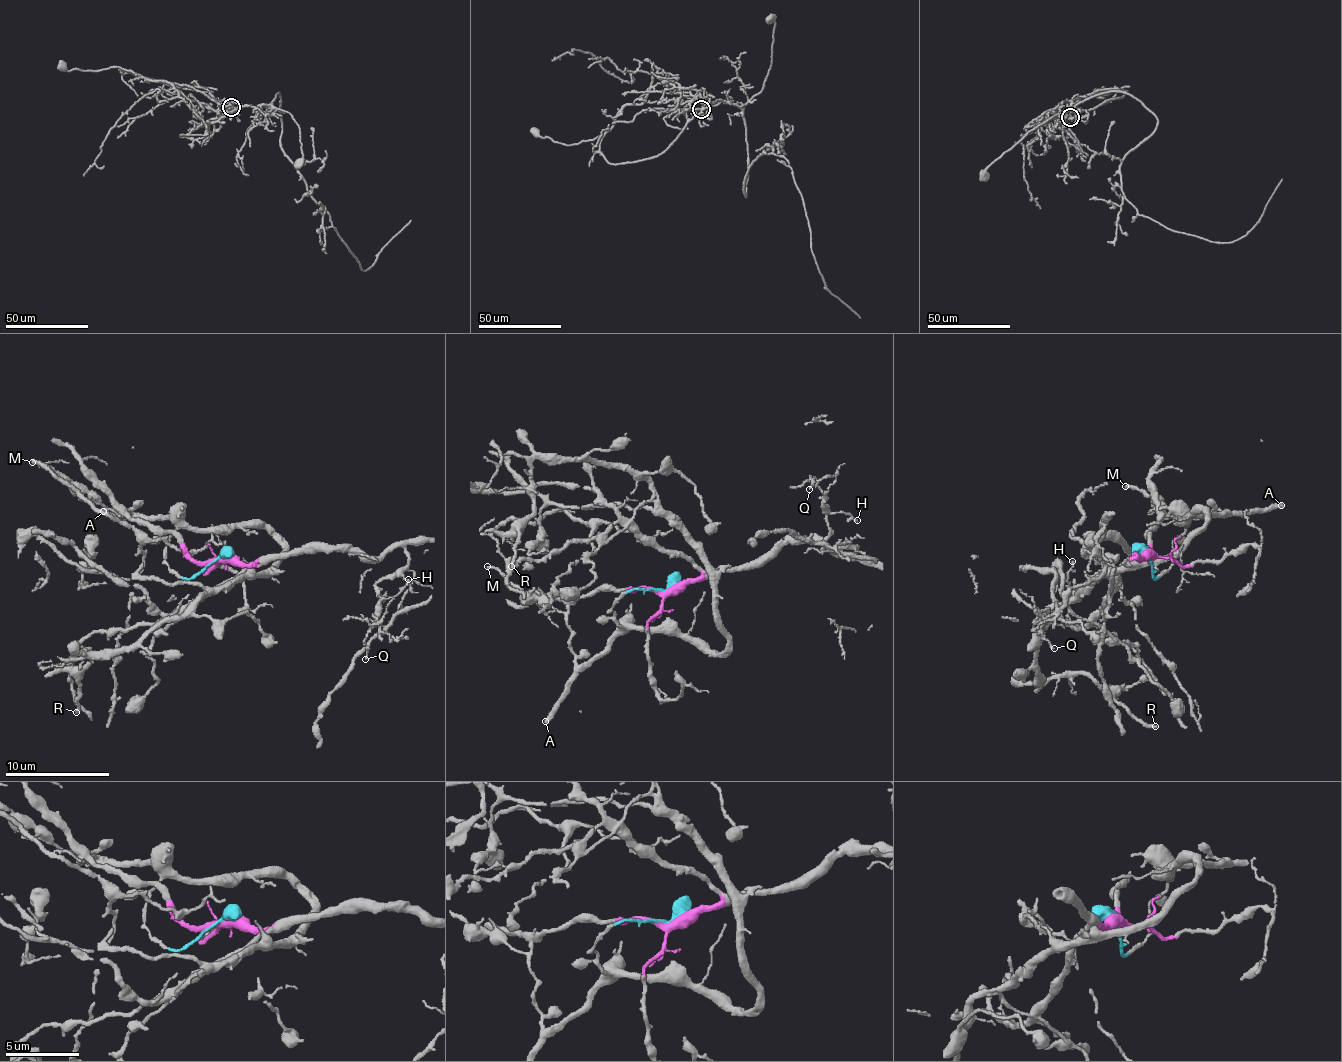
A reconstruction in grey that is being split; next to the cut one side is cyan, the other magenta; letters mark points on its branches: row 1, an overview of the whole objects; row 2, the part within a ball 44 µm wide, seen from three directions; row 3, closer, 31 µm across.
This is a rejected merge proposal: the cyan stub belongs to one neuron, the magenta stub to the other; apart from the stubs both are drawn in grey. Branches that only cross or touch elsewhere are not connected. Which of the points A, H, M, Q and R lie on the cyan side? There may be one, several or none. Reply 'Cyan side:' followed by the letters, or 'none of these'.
Cyan side: A, M, R

